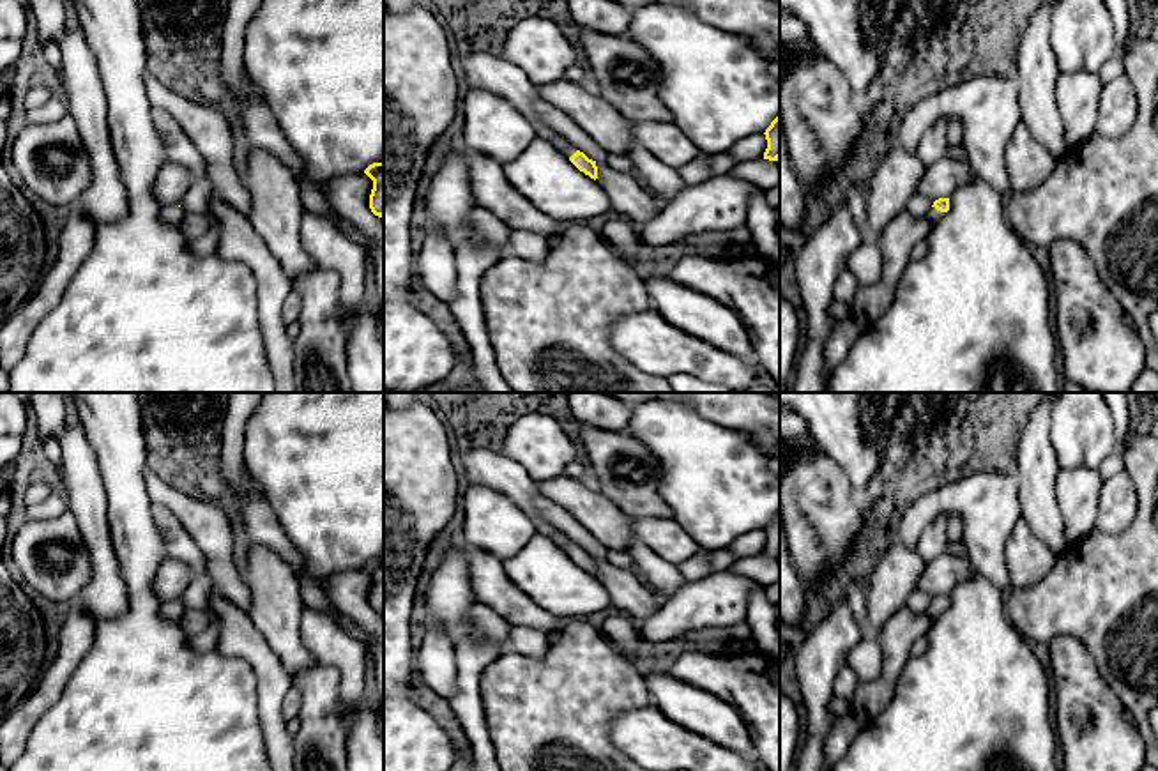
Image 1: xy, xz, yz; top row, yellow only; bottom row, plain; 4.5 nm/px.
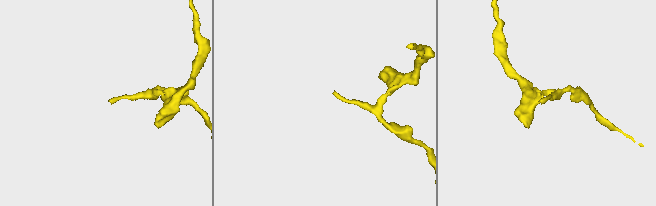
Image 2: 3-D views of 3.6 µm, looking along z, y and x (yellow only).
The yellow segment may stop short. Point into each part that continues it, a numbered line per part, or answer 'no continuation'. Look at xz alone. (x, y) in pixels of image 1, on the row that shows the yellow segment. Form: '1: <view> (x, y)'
1: xz (566, 147)

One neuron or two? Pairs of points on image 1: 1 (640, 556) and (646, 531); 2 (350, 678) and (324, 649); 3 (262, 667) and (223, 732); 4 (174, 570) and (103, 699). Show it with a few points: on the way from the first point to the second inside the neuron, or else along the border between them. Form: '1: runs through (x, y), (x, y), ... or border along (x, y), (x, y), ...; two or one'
1: border along (635, 536), (676, 566); two
2: runs through (349, 669), (333, 653); one
3: border along (221, 653), (239, 656), (251, 669), (260, 718); two
4: border along (168, 557), (152, 582), (159, 602); two

